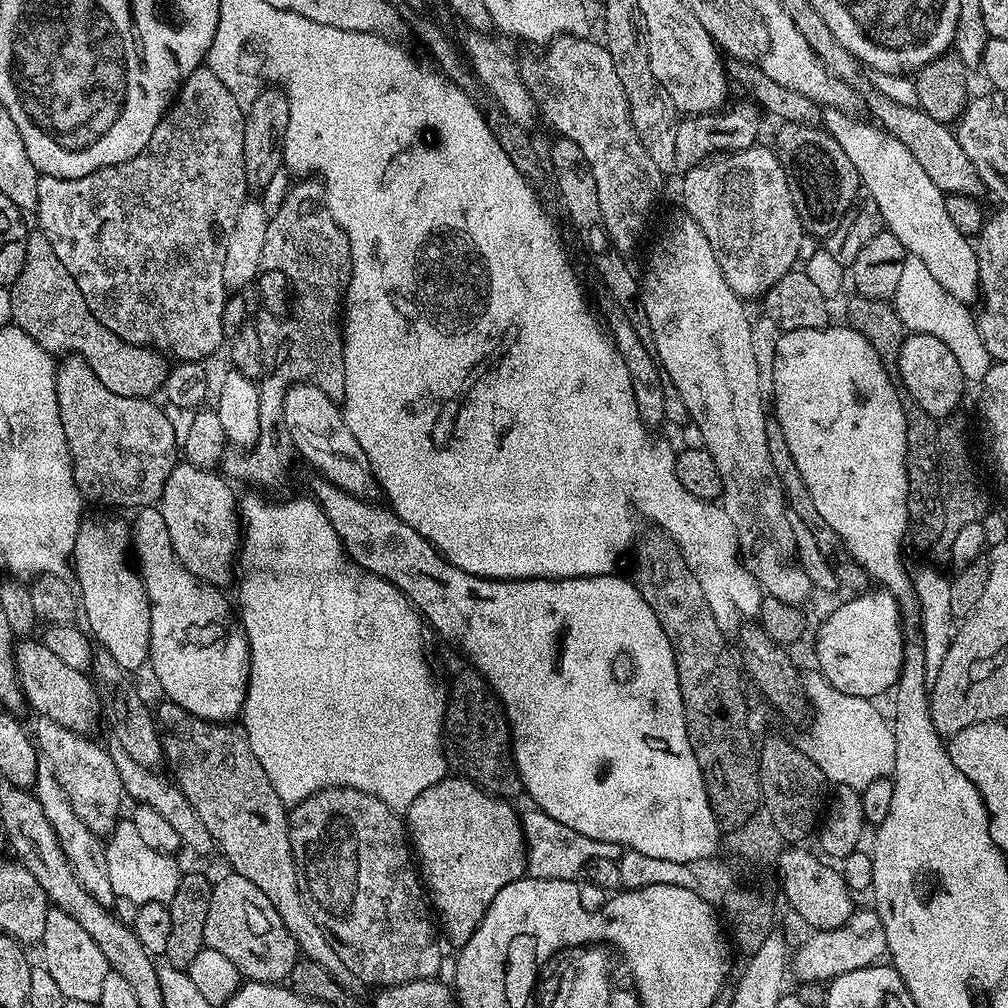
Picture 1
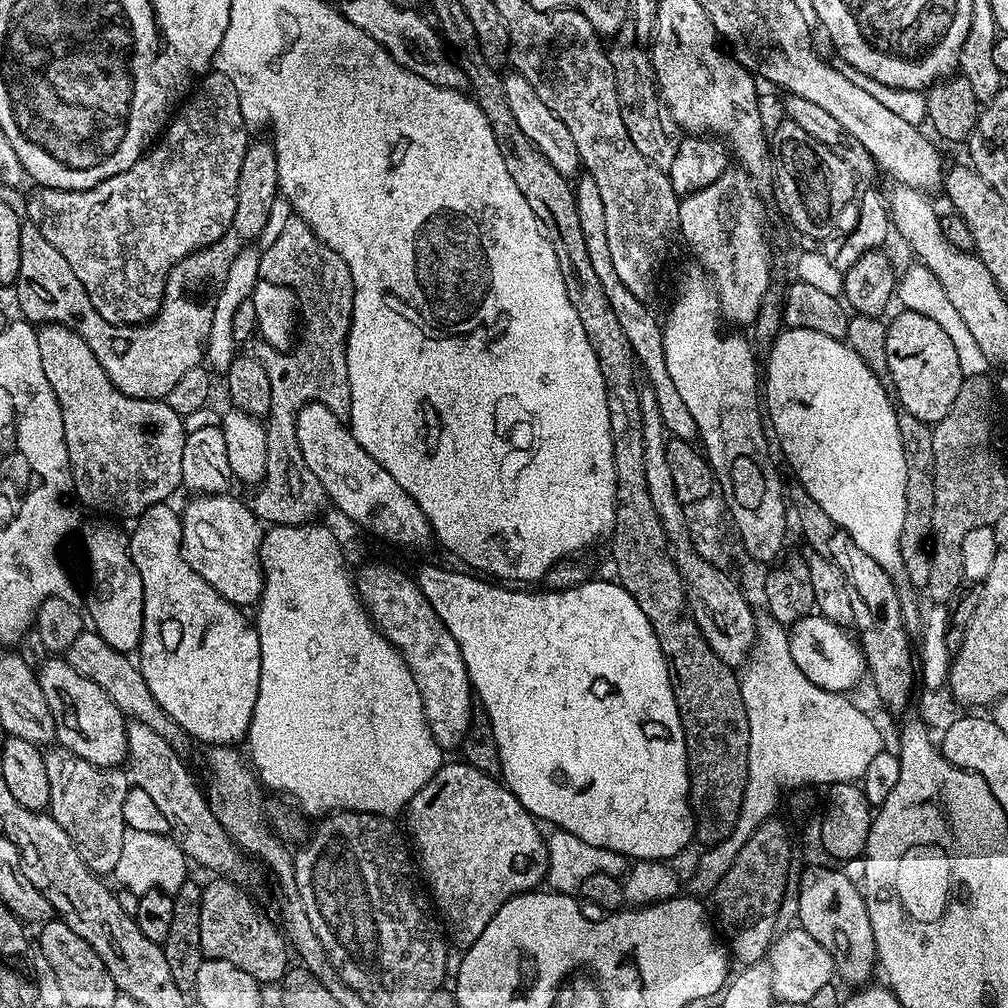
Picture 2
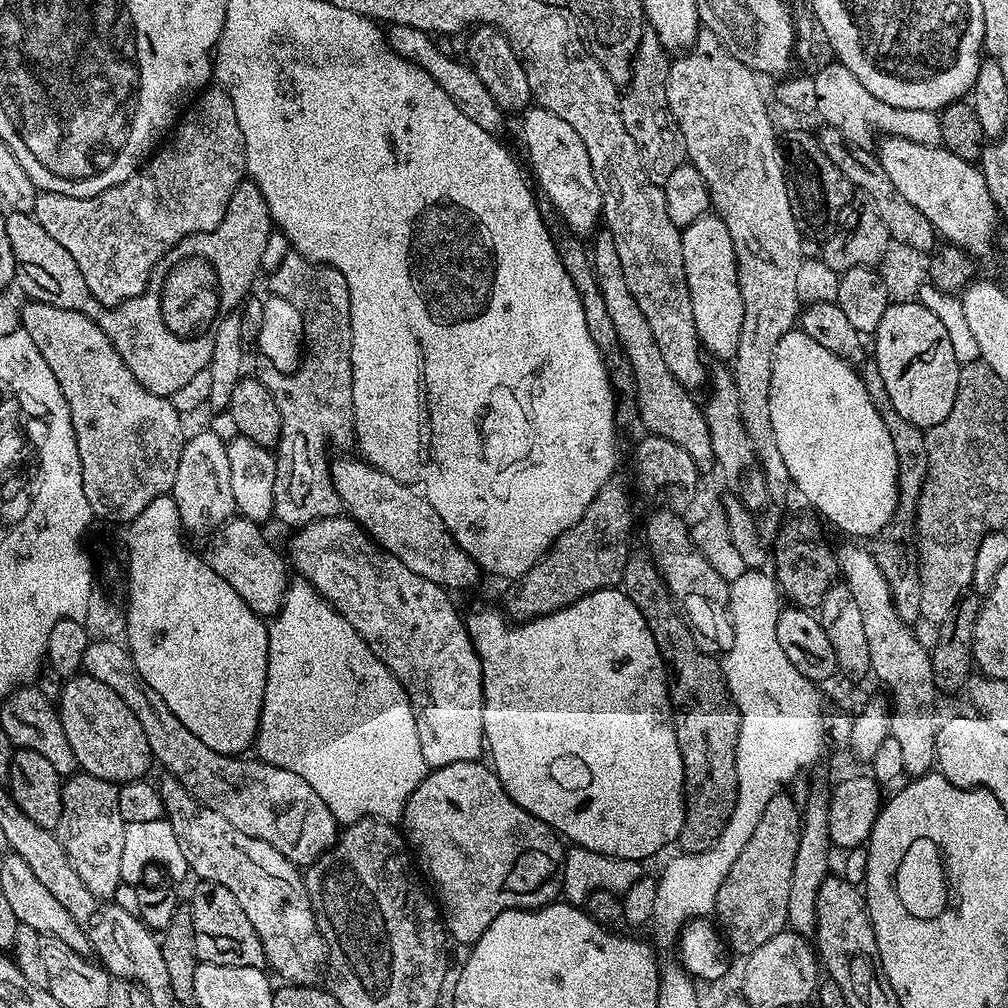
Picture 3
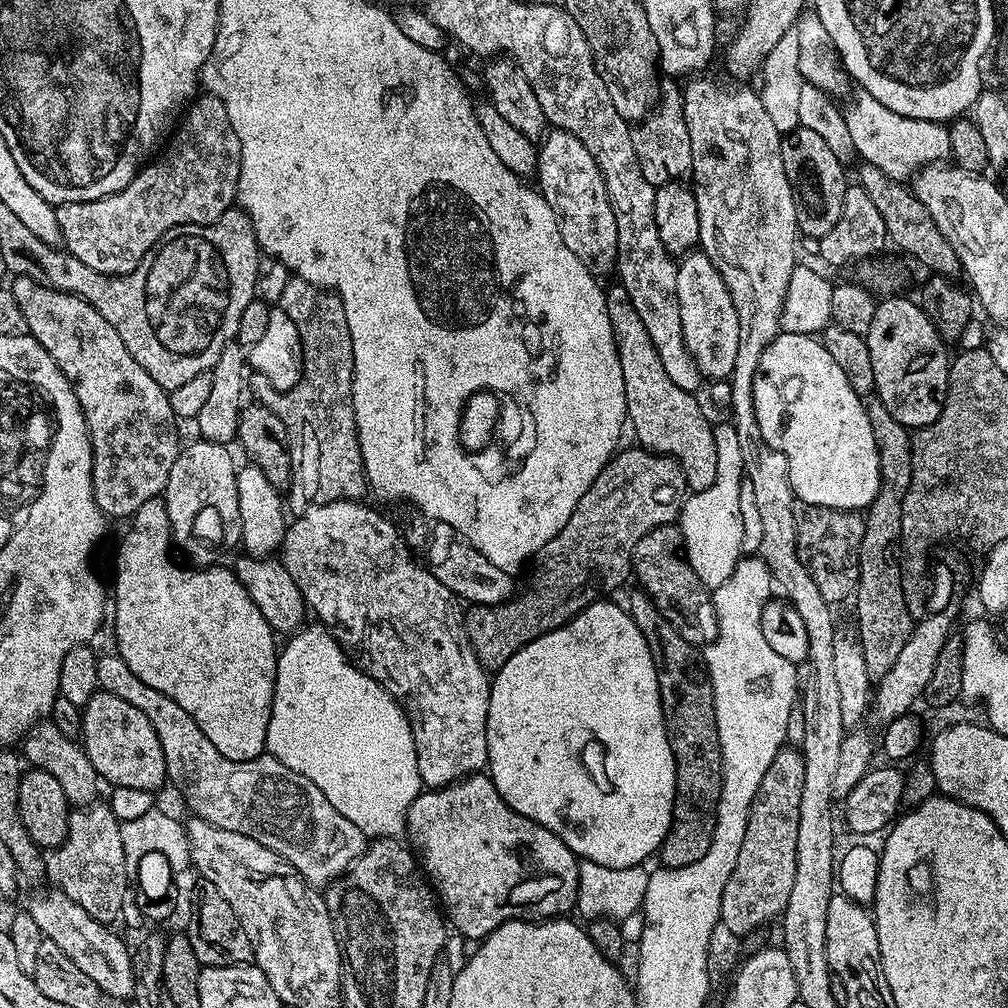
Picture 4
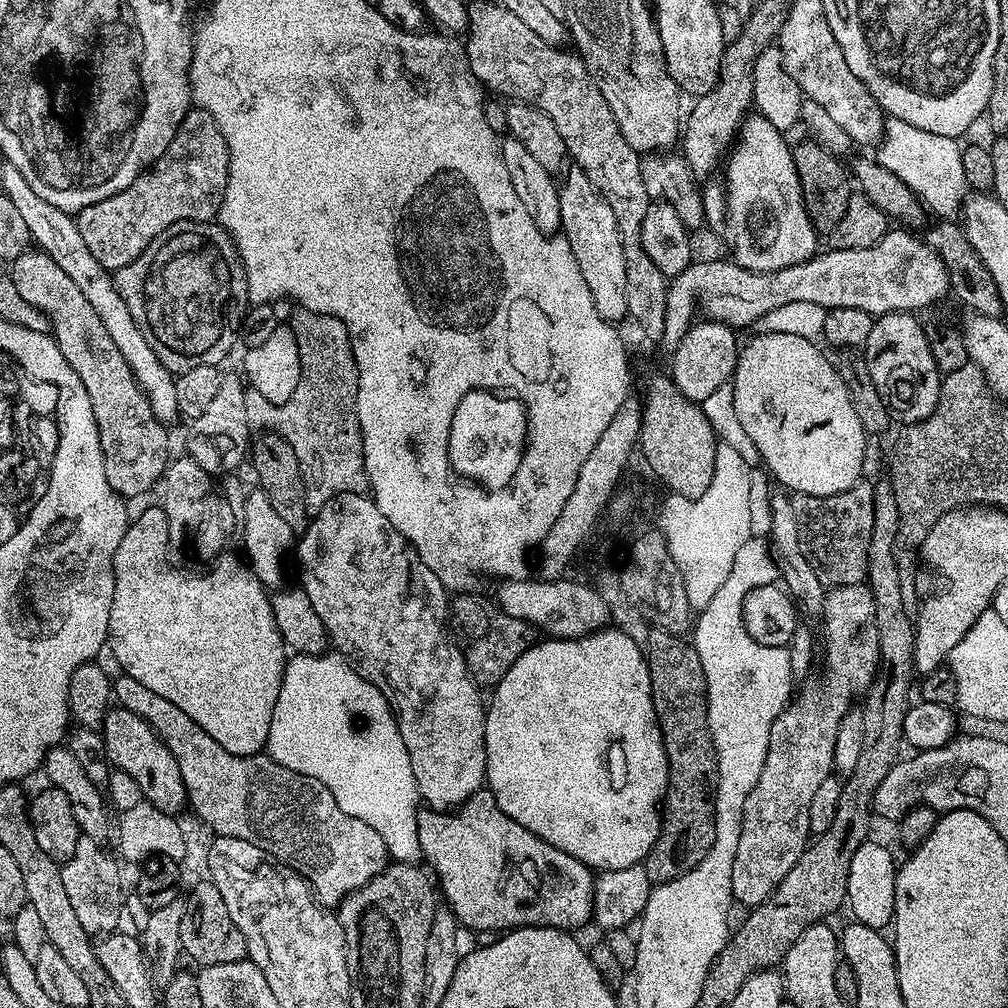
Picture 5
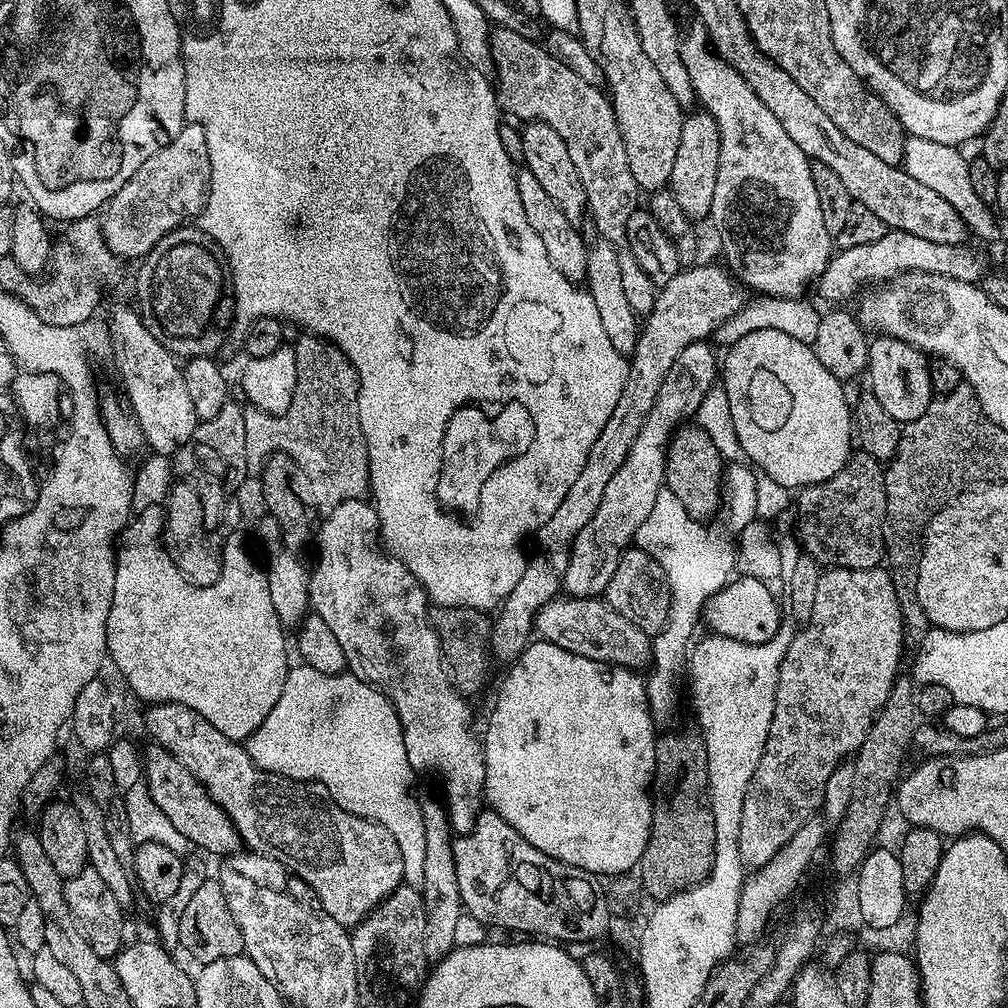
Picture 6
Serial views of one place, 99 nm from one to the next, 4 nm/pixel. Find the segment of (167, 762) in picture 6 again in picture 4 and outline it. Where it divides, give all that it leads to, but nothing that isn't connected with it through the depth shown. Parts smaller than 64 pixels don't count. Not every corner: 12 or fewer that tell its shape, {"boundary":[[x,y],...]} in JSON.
{"boundary":[[118,694],[84,704],[78,740],[109,785],[168,780],[150,718]]}

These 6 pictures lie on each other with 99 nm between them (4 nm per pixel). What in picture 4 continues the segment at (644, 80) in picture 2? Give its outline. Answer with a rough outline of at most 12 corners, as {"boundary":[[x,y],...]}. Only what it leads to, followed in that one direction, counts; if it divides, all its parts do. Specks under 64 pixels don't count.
{"boundary":[[682,88],[632,128],[634,154],[653,186],[692,175]]}

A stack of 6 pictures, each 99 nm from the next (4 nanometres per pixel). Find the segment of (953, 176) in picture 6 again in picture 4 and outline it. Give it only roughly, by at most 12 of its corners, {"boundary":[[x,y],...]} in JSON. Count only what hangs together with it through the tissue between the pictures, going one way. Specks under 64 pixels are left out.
{"boundary":[[857,91],[844,112],[863,163],[908,182],[952,155],[948,124]]}

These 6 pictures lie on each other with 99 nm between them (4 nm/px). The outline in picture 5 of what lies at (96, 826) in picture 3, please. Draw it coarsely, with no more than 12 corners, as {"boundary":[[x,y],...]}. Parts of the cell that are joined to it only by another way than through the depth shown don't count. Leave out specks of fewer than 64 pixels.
{"boundary":[[82,838],[60,864],[70,906],[92,938],[122,924],[120,868]]}

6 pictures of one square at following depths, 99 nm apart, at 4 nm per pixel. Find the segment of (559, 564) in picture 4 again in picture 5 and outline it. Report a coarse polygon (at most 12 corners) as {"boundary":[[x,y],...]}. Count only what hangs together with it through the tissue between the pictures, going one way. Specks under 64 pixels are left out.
{"boundary":[[456,594],[448,624],[477,685],[494,686],[533,644],[531,624]]}

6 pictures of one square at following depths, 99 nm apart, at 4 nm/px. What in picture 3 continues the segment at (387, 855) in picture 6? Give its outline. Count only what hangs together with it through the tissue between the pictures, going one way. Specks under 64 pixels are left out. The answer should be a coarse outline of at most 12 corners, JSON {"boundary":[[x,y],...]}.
{"boundary":[[119,639],[83,671],[138,718],[155,763],[230,826],[312,864],[336,843],[298,774],[223,756],[146,686]]}

